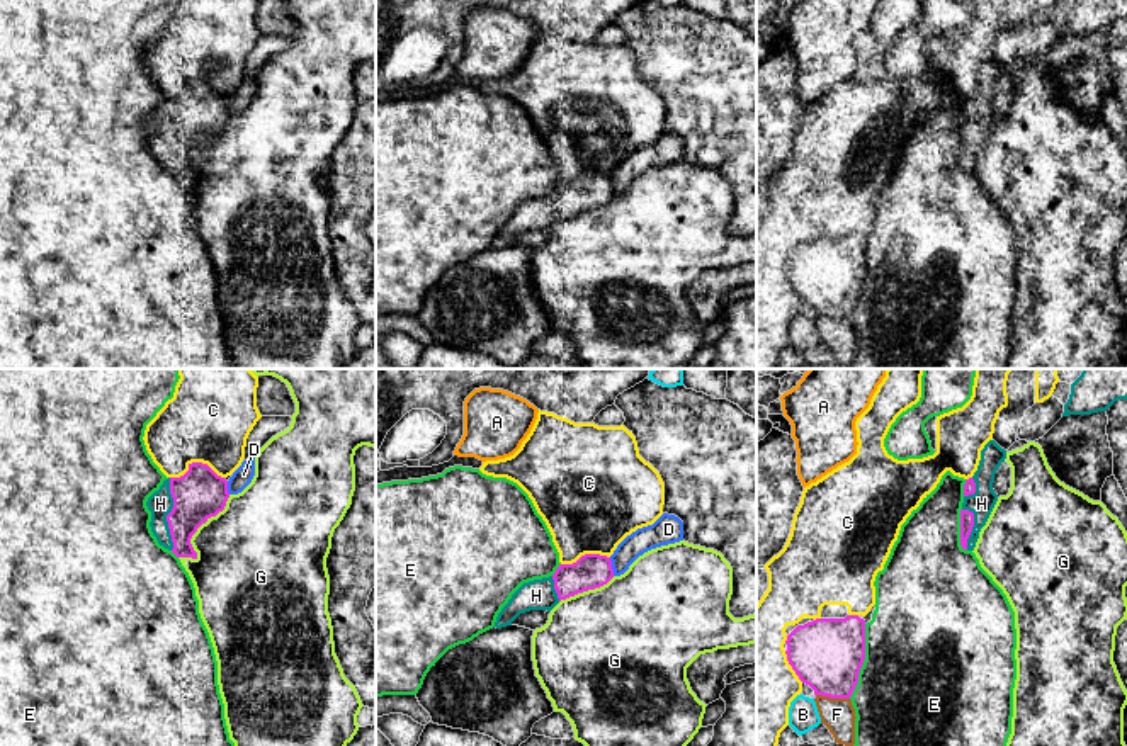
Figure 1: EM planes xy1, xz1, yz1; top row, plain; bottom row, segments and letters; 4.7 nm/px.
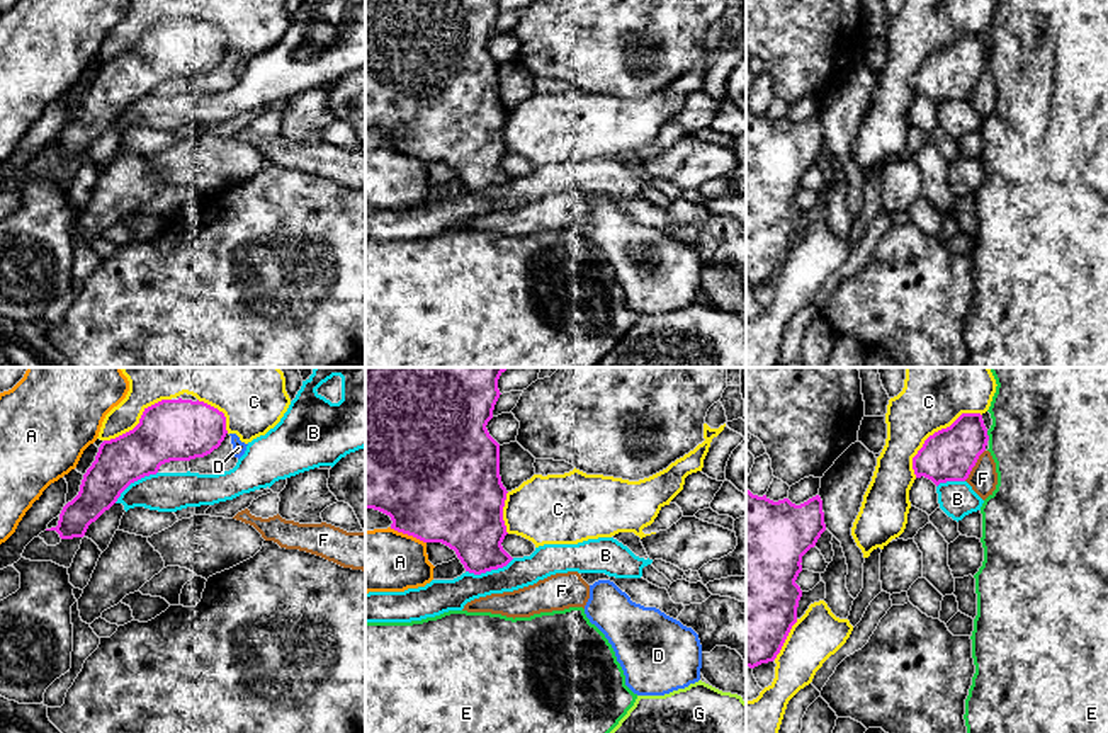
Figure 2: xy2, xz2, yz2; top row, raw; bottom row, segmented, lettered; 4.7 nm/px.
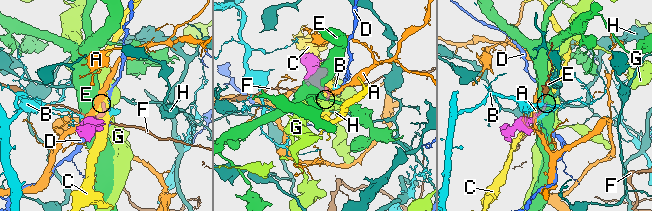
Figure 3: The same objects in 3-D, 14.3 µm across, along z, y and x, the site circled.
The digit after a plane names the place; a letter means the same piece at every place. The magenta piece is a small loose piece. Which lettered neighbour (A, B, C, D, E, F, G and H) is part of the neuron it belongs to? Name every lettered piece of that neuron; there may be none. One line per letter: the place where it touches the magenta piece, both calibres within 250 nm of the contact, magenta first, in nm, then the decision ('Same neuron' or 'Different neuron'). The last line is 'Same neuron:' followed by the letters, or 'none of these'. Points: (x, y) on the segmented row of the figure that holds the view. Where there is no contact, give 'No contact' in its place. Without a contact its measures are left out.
A: Touches magenta at xz2 (408, 534). Thickness 500 nm (magenta) against 300 nm. Different neuron
B: Touches magenta at xz2 (490, 570). Thickness 300 nm (magenta) against 150 nm. Different neuron
C: Touches magenta at yz2 (935, 432). Thickness 240 nm (magenta) against 360 nm. Different neuron
D: Touches magenta at xz1 (611, 566). Thickness 170 nm (magenta) against 120 nm. Different neuron
E: Touches magenta at yz1 (862, 661). Thickness 340 nm (magenta) against 500 nm. Different neuron
F: Touches magenta at yz1 (833, 697). Thickness 340 nm (magenta) against 160 nm. Different neuron
G: Touches magenta at xy1 (196, 531). Thickness 240 nm (magenta) against 440 nm. Different neuron
H: Touches magenta at xy1 (169, 514). Thickness 240 nm (magenta) against 120 nm. Same neuron
Same neuron: H

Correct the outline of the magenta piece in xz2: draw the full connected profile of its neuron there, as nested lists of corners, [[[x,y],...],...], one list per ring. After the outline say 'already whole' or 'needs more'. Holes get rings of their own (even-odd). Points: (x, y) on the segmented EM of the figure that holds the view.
[[[365,367],[365,509],[391,517],[391,529],[413,536],[423,543],[442,543],[455,551],[466,571],[481,575],[506,566],[513,558],[503,549],[506,526],[503,507],[506,488],[500,476],[500,444],[489,435],[486,425],[493,418],[500,398],[498,379],[510,367]]]; already whole

